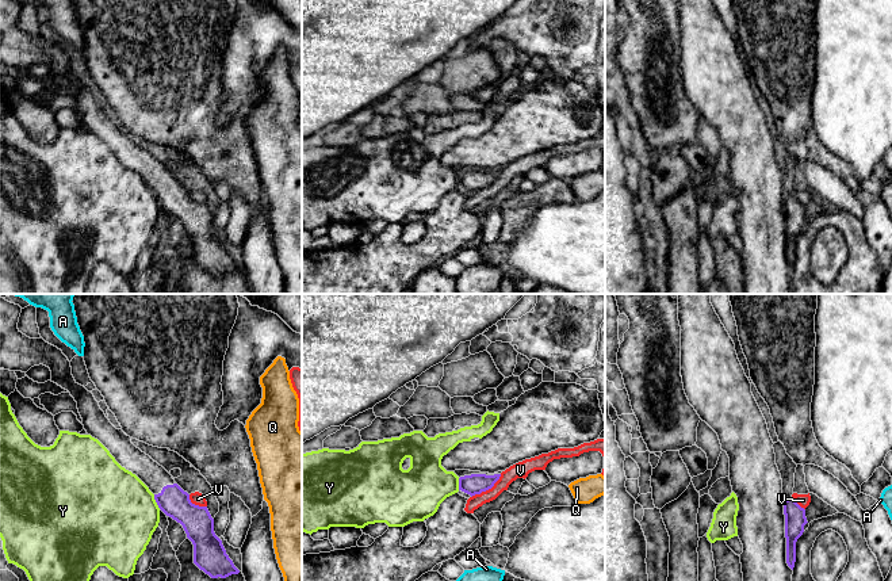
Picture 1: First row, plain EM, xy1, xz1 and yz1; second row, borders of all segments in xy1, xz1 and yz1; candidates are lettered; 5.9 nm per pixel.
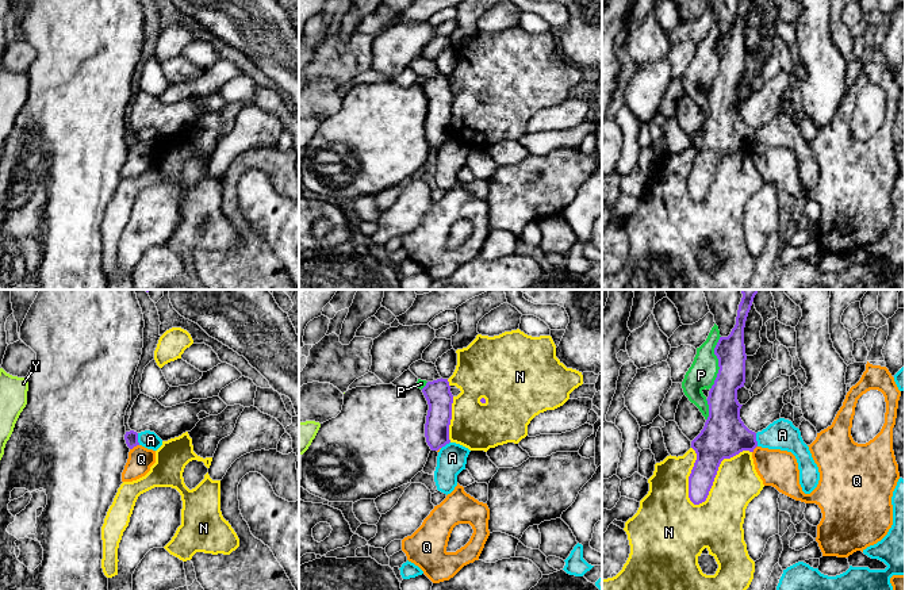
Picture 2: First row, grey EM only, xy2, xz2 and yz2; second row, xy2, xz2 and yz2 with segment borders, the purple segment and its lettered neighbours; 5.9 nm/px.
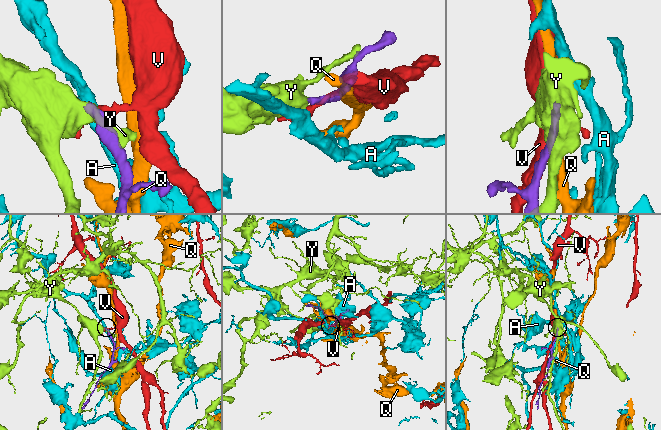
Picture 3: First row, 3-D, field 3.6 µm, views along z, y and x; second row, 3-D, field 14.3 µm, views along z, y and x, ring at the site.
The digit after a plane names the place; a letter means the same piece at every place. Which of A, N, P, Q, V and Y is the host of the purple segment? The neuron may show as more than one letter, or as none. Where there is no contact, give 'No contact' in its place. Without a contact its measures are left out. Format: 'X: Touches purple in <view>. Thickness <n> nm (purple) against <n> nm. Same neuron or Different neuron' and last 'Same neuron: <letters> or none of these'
A: Touches purple in yz2. Thickness 260 nm (purple) against 180 nm. Different neuron
N: Touches purple in yz2. Thickness 260 nm (purple) against 260 nm. Different neuron
P: Touches purple in yz2. Thickness 180 nm (purple) against 170 nm. Different neuron
Q: Touches purple in xy2. Thickness 80 nm (purple) against 150 nm. Different neuron
V: Touches purple in xz1. Thickness 120 nm (purple) against 100 nm. Different neuron
Y: Touches purple in xy1. Thickness 180 nm (purple) against 480 nm. Different neuron
Same neuron: none of these

